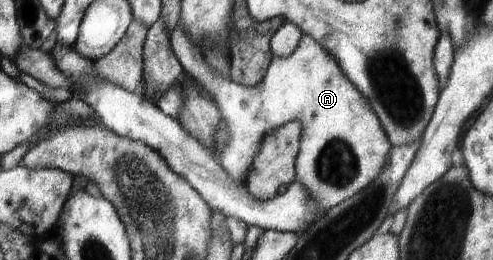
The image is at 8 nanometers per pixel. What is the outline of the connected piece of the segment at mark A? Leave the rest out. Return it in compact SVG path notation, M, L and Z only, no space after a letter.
M181 19L170 32L170 43L184 72L213 95L220 110L227 129L227 147L214 158L233 183L245 182L263 137L271 133L271 129L295 121L299 121L303 129L294 163L295 177L321 211L357 195L383 171L393 145L387 139L379 117L369 101L341 73L341 67L331 57L329 49L321 47L313 37L301 37L299 47L289 57L272 57L265 77L251 87L237 85L230 77L223 77L211 69L205 63L200 47L183 29Z

